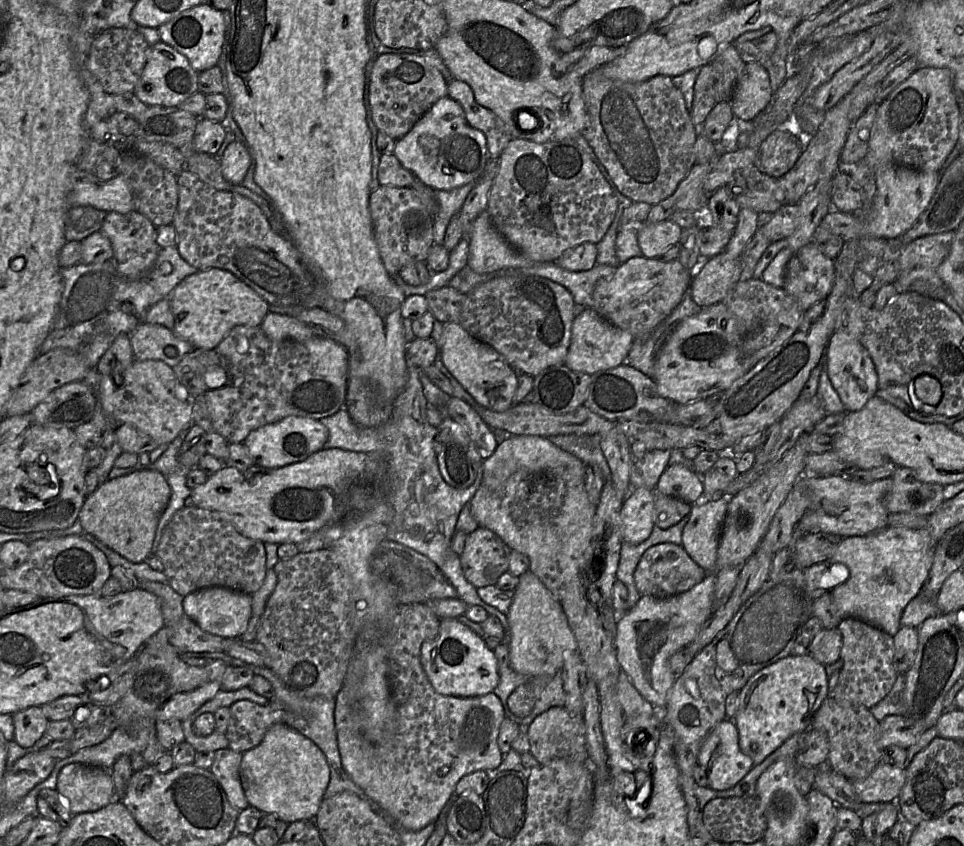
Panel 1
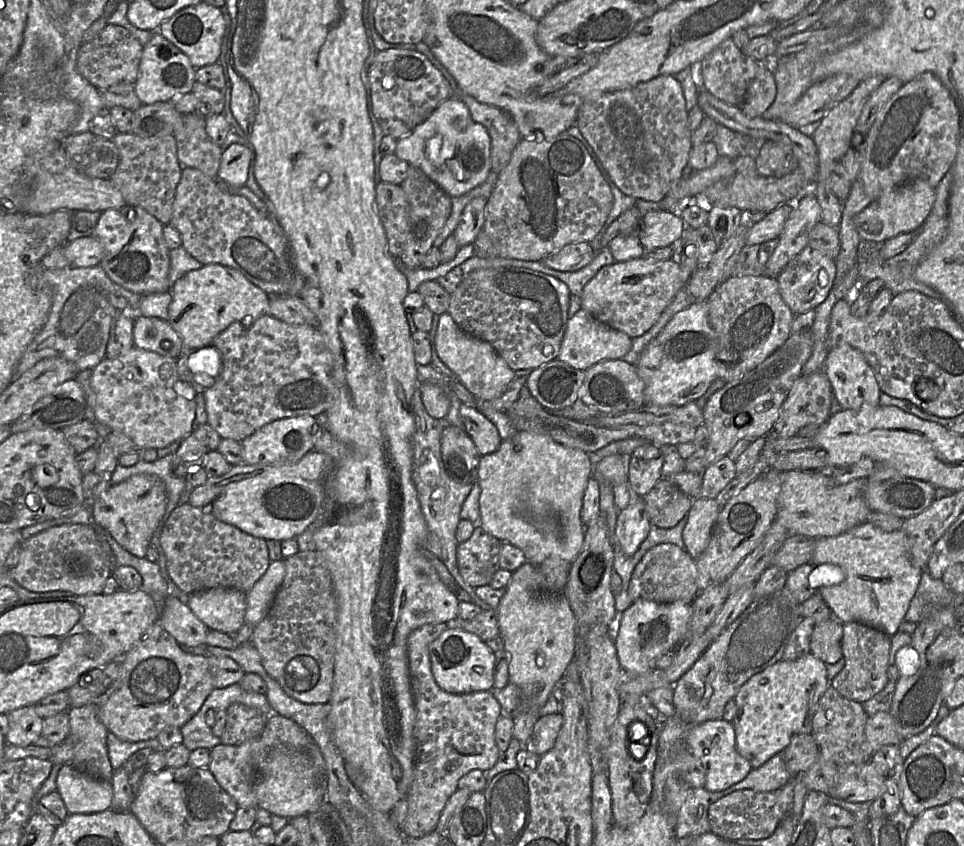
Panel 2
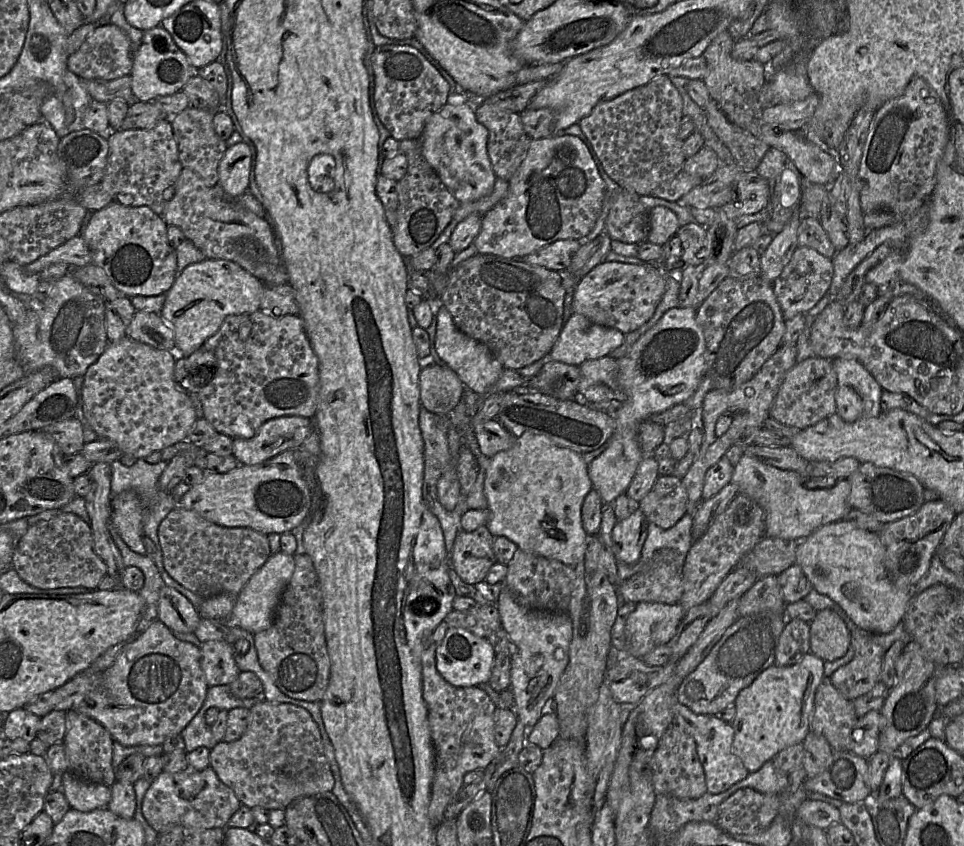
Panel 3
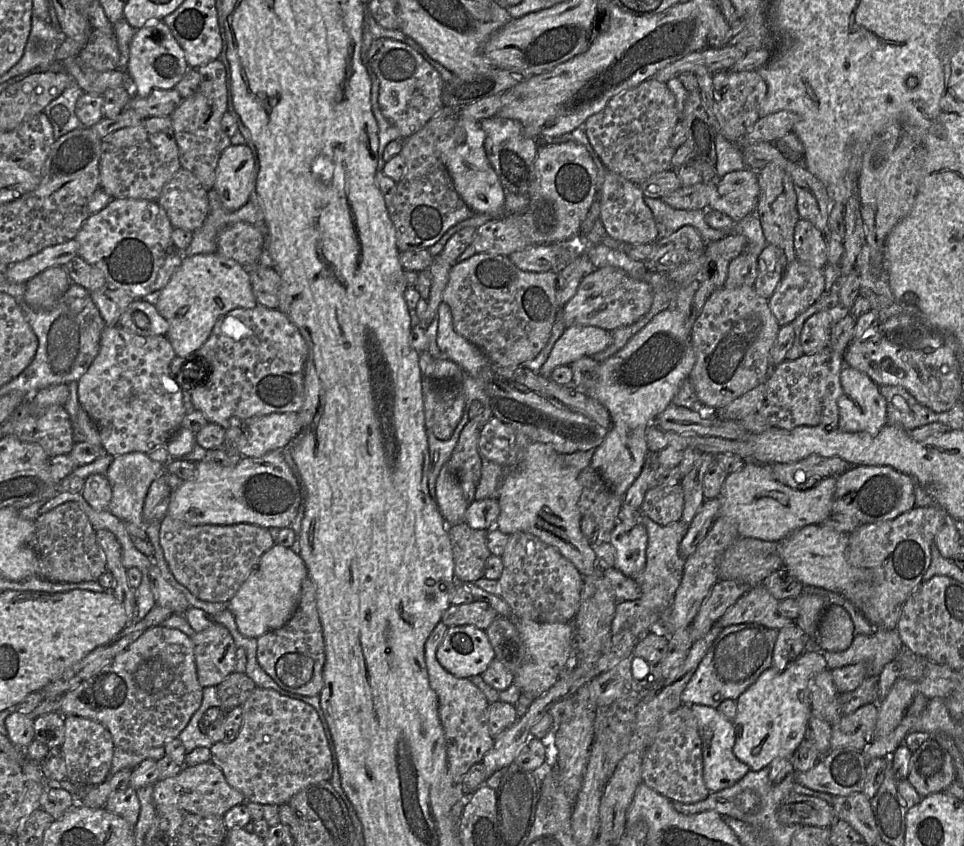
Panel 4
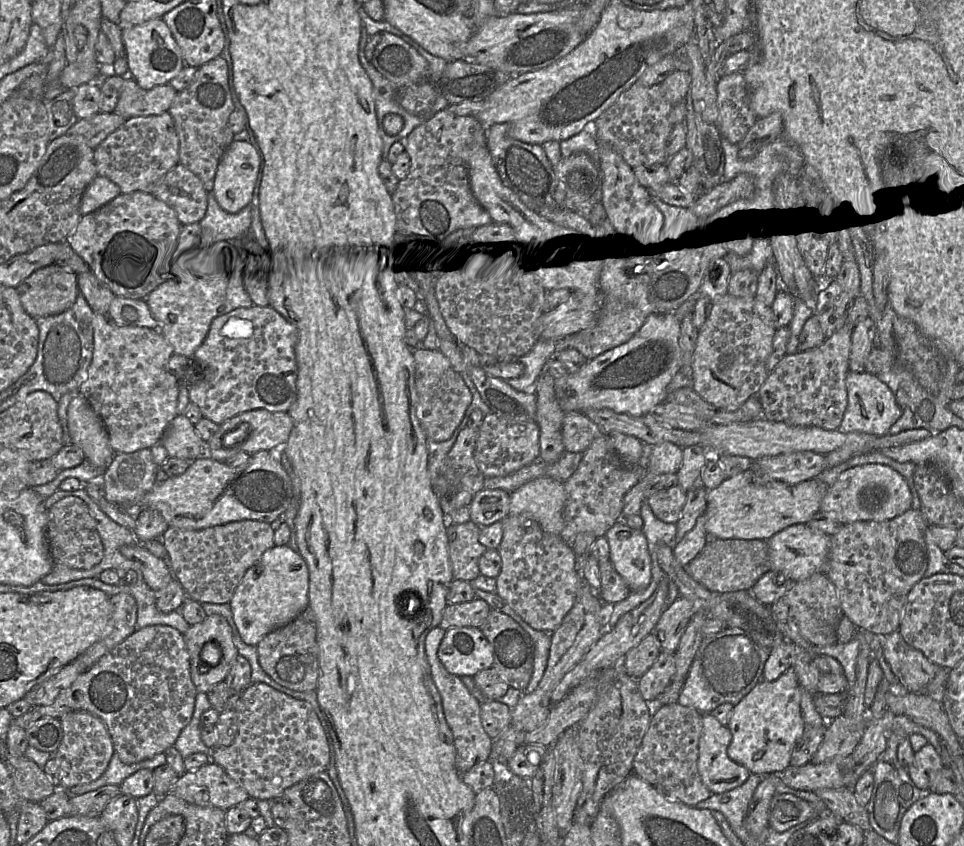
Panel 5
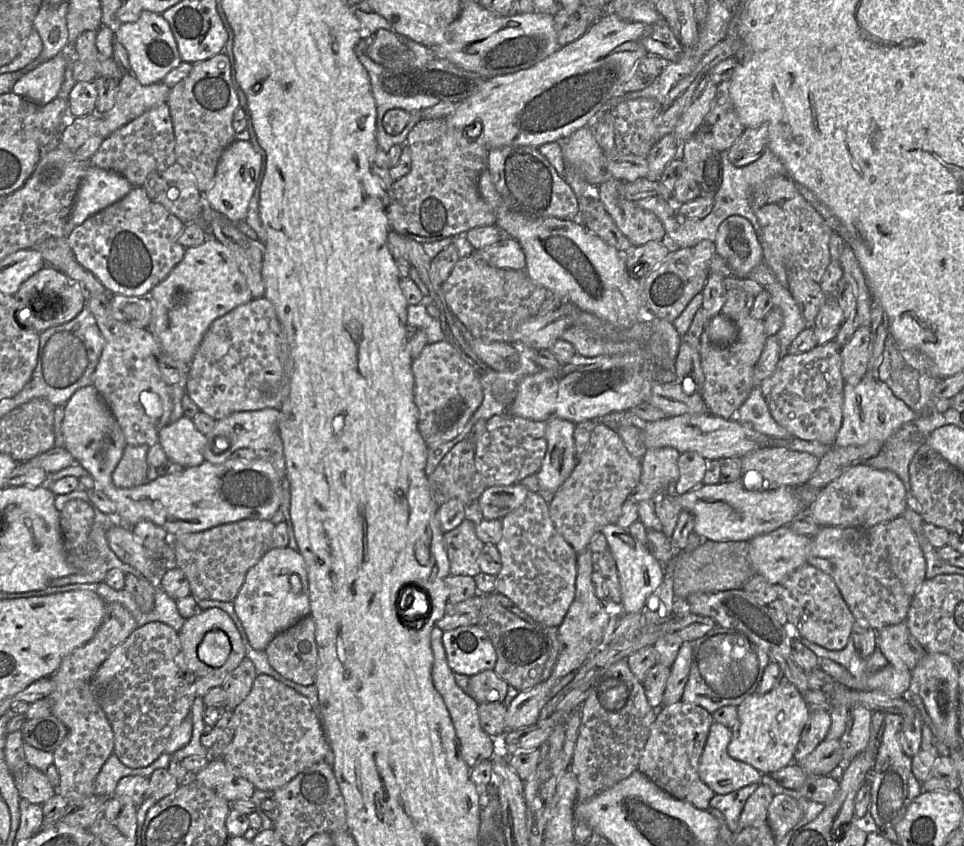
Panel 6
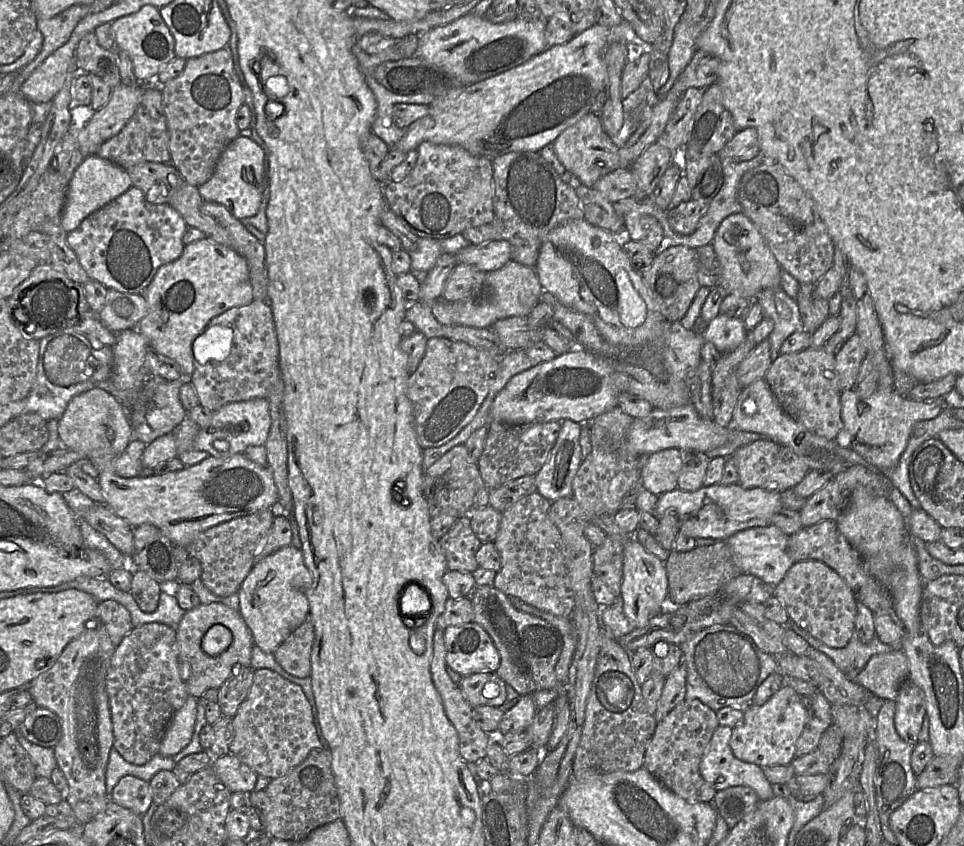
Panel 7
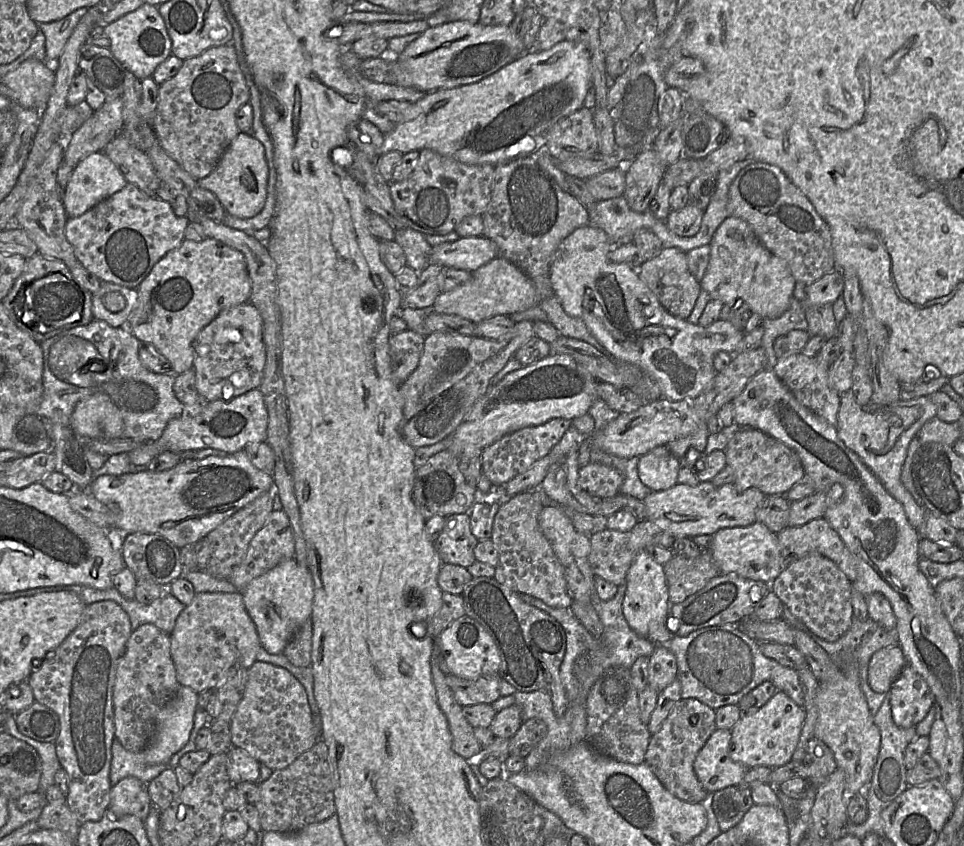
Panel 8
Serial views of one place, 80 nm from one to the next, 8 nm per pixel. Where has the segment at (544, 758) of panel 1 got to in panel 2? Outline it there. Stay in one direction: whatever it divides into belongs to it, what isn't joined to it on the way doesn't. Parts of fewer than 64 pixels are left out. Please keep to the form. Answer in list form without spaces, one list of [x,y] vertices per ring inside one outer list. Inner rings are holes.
[[[561,713],[540,717],[533,727],[525,748],[540,757],[543,756],[554,747],[562,724],[563,716]]]

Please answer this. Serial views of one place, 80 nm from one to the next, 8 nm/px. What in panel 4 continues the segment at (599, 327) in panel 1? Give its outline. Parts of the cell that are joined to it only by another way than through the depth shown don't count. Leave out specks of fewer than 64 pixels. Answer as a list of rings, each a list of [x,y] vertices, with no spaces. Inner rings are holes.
[[[569,326],[553,346],[540,369],[541,376],[550,378],[559,365],[570,365],[584,356],[603,351],[612,341],[611,331],[595,326]]]

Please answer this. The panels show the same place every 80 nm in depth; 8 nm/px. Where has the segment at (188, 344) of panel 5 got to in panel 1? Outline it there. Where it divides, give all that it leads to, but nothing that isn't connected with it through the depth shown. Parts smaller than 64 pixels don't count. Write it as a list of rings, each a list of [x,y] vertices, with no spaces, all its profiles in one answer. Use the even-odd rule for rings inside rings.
[[[198,270],[184,278],[172,291],[170,305],[174,333],[194,349],[215,349],[226,334],[238,325],[260,326],[270,313],[270,305],[251,287],[228,270]]]

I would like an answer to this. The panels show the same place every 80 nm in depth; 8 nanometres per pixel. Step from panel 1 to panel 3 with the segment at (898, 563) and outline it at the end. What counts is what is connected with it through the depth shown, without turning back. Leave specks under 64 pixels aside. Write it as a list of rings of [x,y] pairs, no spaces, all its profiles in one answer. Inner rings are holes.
[[[843,520],[821,526],[800,540],[796,549],[796,564],[801,567],[813,588],[837,603],[857,627],[874,634],[890,633],[901,623],[913,597],[913,593],[895,587],[885,568],[884,559],[885,548],[877,533]]]

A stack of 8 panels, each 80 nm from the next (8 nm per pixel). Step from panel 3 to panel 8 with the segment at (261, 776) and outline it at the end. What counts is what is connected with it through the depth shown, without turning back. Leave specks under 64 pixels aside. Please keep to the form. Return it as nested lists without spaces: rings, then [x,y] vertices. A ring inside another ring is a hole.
[[[255,661],[248,668],[243,697],[230,721],[230,733],[233,747],[245,750],[273,771],[286,768],[321,739],[320,731],[312,722],[307,694],[301,683],[288,670],[261,661]]]

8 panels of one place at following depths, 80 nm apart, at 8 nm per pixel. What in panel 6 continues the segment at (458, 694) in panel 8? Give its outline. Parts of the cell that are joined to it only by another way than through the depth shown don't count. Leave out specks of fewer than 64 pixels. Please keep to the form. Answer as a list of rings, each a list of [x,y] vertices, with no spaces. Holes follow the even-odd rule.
[[[485,670],[469,678],[468,695],[478,704],[502,703],[507,689],[508,683],[493,670]]]

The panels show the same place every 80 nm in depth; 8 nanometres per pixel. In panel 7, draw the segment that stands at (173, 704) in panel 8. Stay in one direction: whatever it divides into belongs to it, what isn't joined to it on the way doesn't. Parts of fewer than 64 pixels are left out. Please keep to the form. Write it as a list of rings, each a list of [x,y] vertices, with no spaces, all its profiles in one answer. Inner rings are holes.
[[[189,695],[184,705],[175,712],[166,729],[158,754],[173,757],[190,743],[196,722],[197,702],[197,698]]]

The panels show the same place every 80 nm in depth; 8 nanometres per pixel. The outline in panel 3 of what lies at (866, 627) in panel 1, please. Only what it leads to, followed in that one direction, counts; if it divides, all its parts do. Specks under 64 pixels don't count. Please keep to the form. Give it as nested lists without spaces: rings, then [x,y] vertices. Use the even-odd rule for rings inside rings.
[[[856,627],[850,630],[853,659],[830,677],[834,687],[848,700],[862,696],[880,681],[885,650],[875,641],[874,633]]]

